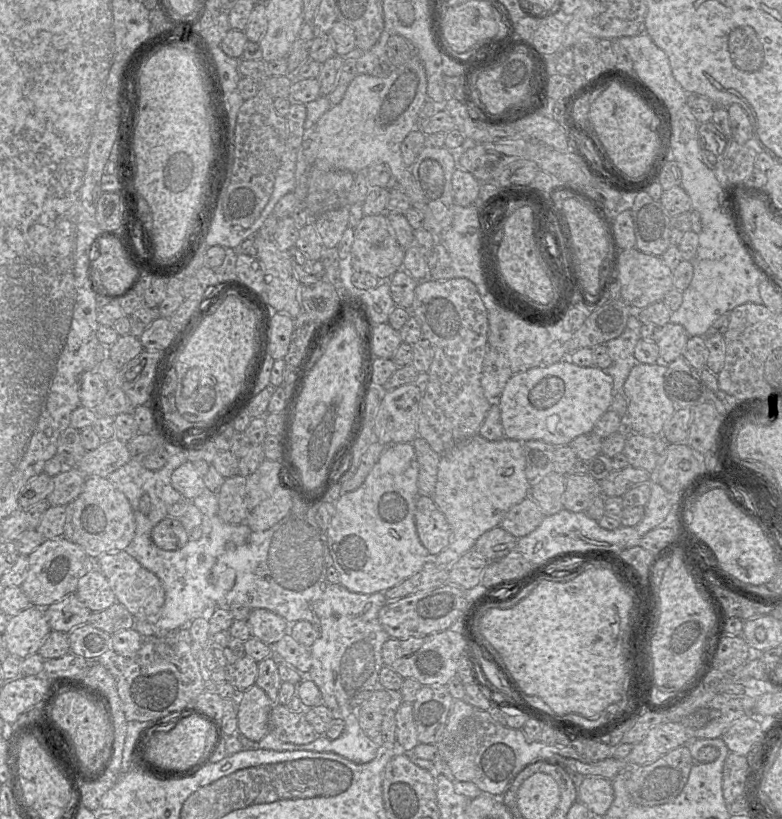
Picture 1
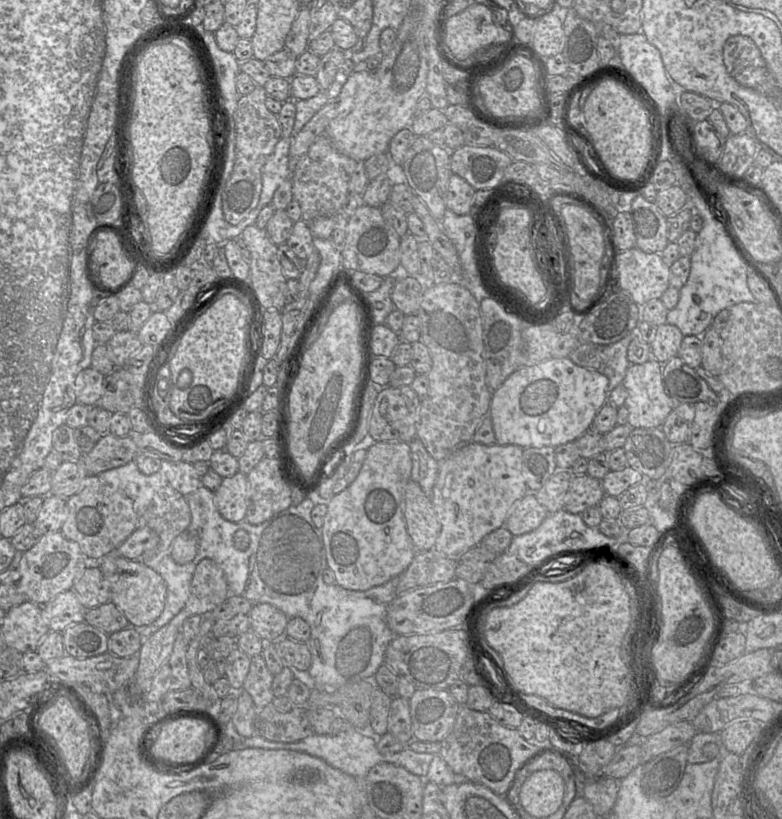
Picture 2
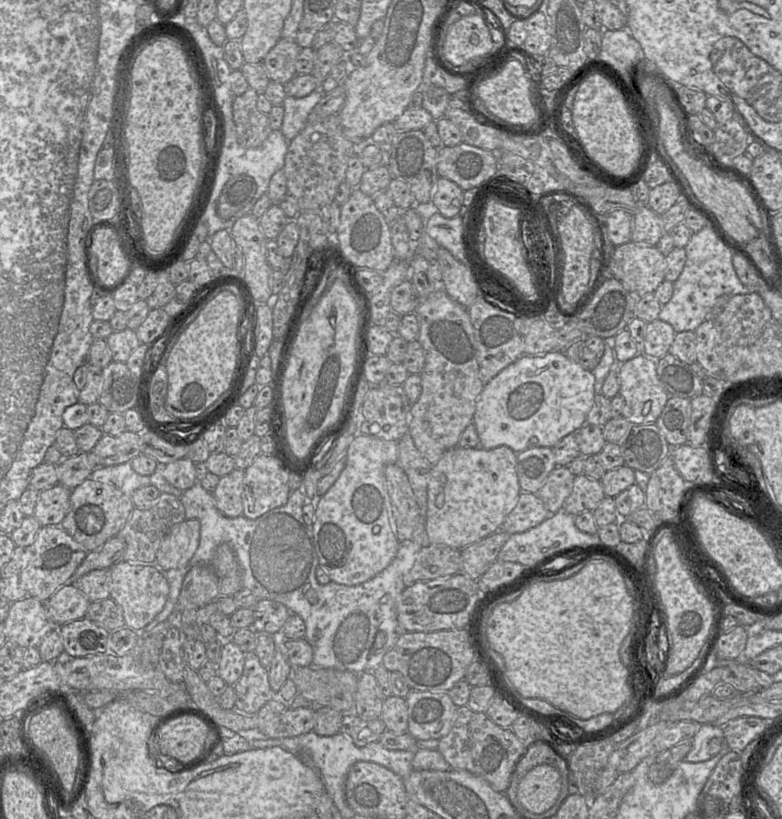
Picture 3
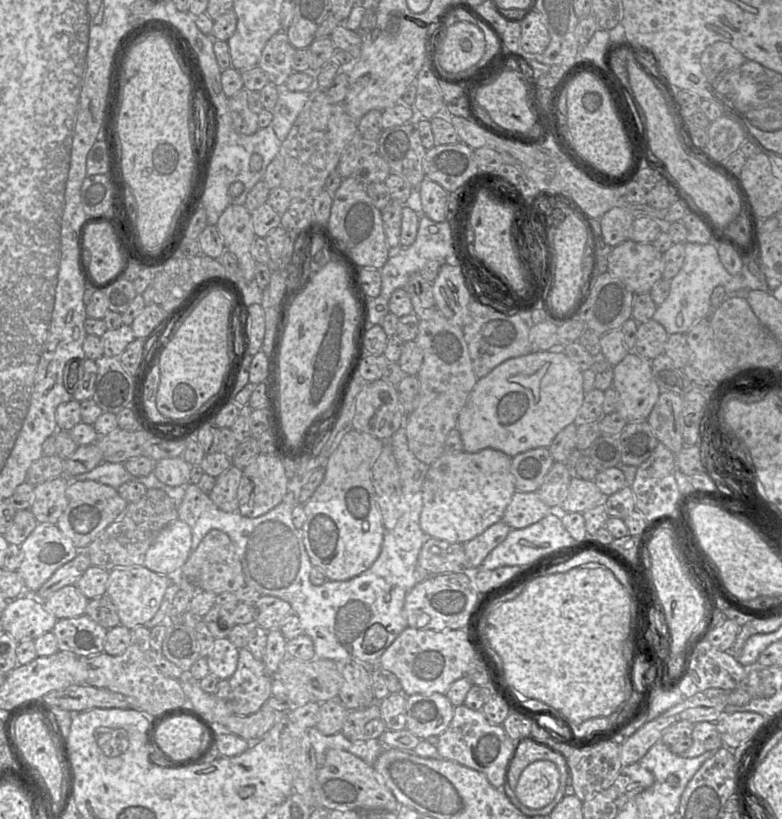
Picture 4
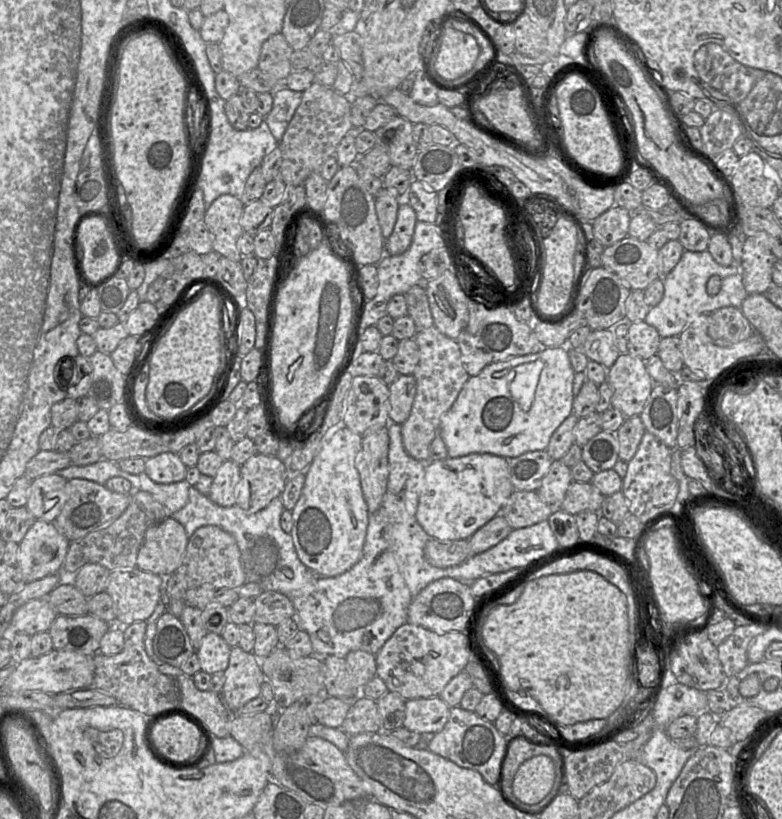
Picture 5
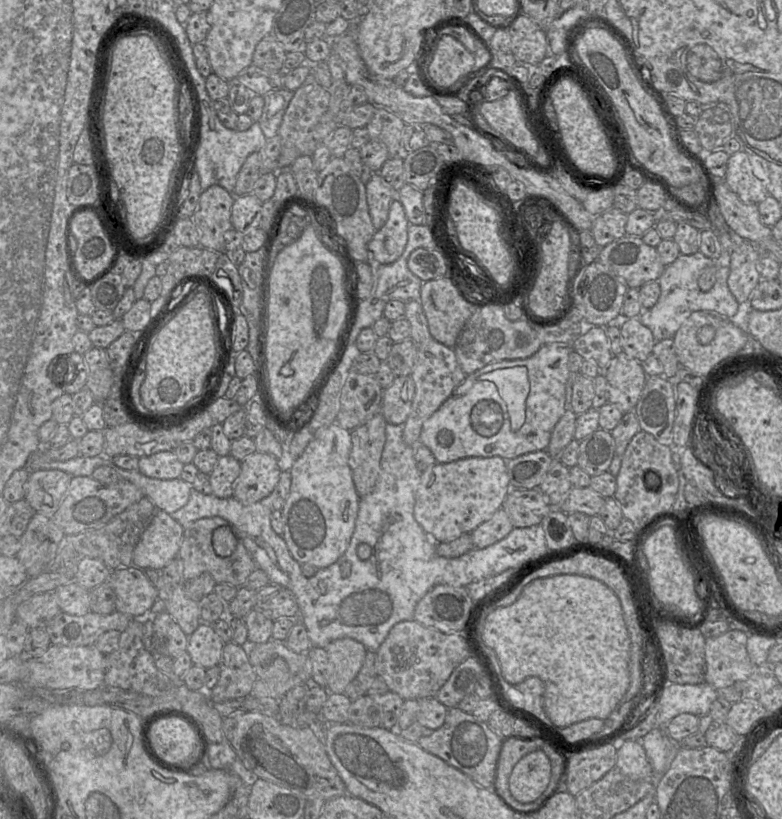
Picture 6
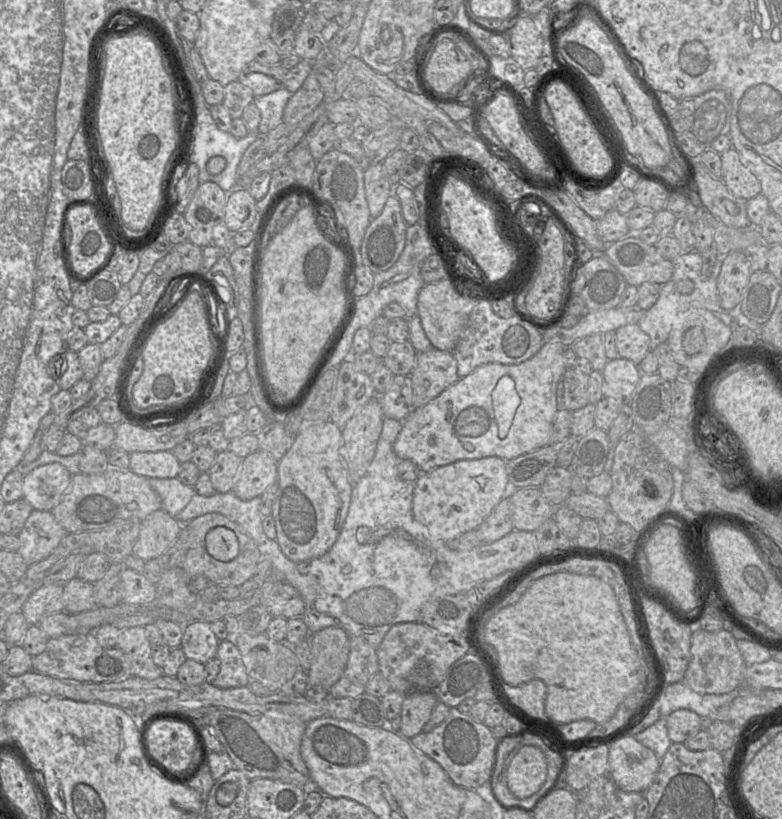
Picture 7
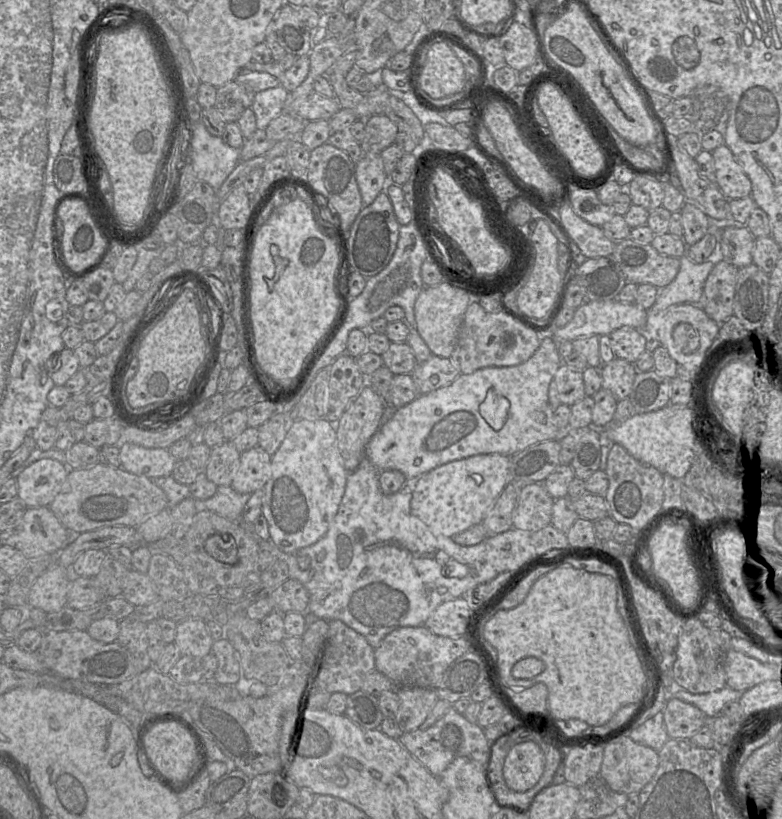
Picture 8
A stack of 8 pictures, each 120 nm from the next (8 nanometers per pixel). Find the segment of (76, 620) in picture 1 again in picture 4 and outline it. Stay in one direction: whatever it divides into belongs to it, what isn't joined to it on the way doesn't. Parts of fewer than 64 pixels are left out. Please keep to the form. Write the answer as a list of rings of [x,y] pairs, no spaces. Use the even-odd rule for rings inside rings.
[[[67,585],[53,593],[45,602],[45,608],[57,619],[74,618],[85,614],[89,599],[76,585]]]

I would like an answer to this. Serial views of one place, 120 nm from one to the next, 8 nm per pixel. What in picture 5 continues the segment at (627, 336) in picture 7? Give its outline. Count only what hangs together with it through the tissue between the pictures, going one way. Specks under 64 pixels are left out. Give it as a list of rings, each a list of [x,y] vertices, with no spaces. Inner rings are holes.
[[[643,321],[629,324],[627,352],[642,360],[657,354],[661,336],[655,327]]]

